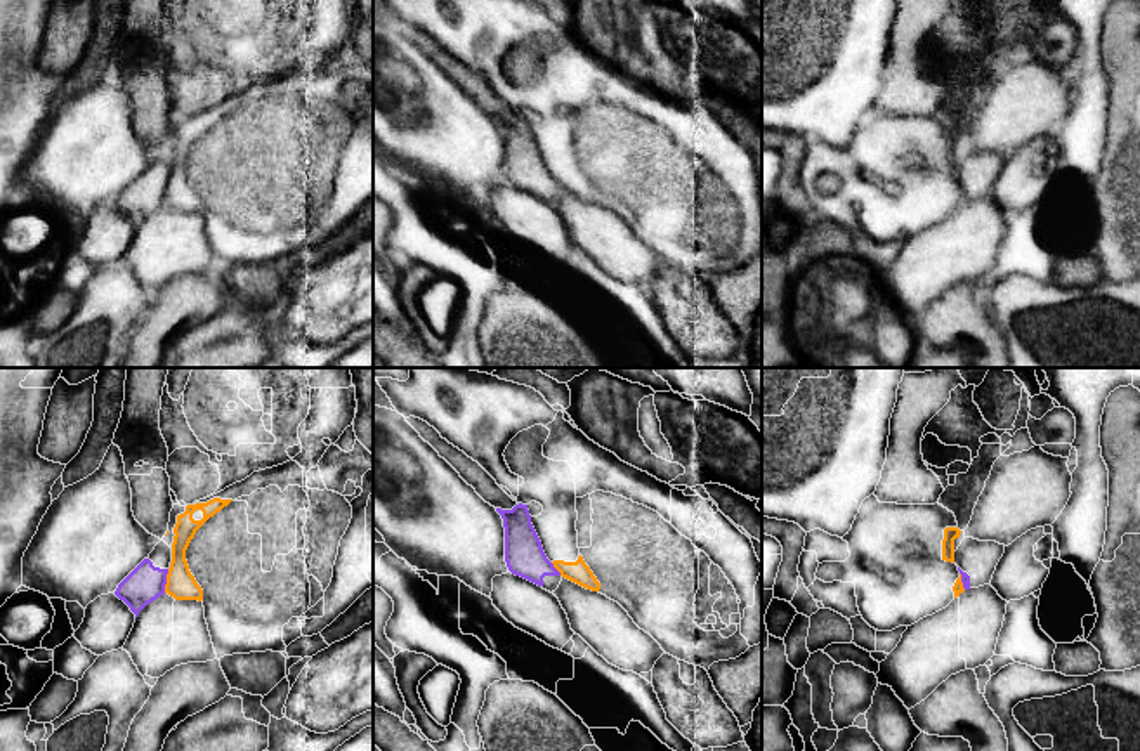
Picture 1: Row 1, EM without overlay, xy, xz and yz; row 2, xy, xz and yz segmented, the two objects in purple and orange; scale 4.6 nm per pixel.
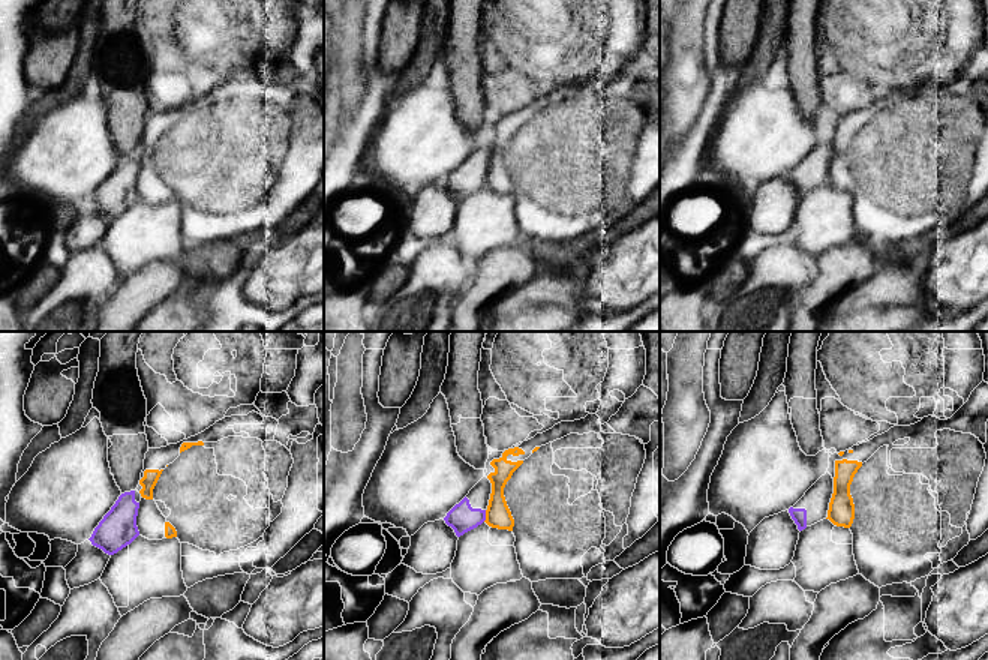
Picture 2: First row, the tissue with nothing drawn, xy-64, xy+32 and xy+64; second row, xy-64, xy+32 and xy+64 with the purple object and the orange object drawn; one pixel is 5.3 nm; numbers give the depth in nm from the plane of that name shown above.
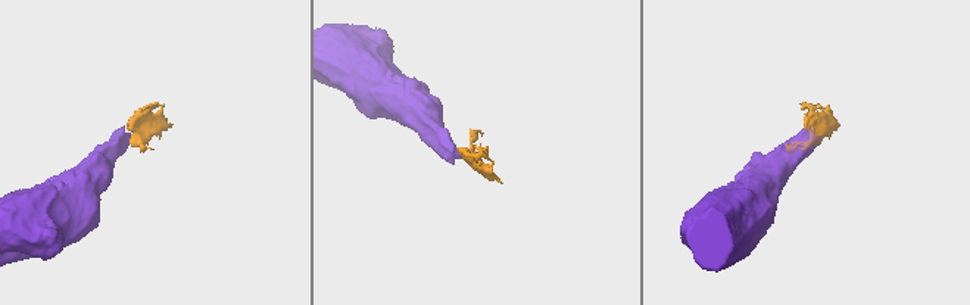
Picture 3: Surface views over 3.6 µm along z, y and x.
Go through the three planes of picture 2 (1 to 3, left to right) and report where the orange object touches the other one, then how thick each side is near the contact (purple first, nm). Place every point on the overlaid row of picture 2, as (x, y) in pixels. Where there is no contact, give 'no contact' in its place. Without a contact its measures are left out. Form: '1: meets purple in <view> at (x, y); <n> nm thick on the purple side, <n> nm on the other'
1: no contact
2: meets purple in xy+32 at (485, 516); 160 nm thick on the purple side, 140 nm on the other
3: no contact

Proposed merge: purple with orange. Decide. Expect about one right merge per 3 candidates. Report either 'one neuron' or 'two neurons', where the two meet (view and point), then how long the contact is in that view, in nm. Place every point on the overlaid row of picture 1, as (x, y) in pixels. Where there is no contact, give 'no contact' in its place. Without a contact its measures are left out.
two neurons; contact xy (165, 581); length 110 nm

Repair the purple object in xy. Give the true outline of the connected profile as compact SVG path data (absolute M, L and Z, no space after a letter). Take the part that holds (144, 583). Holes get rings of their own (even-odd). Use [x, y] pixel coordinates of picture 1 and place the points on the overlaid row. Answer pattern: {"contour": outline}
{"contour": "M160 541L116 588L115 595L123 600L130 611L139 612L165 593L167 574L172 562L172 548Z"}

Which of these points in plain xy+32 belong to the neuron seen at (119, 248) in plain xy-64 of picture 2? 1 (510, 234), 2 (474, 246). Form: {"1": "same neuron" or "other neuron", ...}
{"1": "same neuron", "2": "same neuron"}

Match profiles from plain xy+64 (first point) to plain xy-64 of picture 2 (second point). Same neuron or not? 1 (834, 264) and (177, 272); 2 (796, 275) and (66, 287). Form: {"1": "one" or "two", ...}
{"1": "one", "2": "one"}

